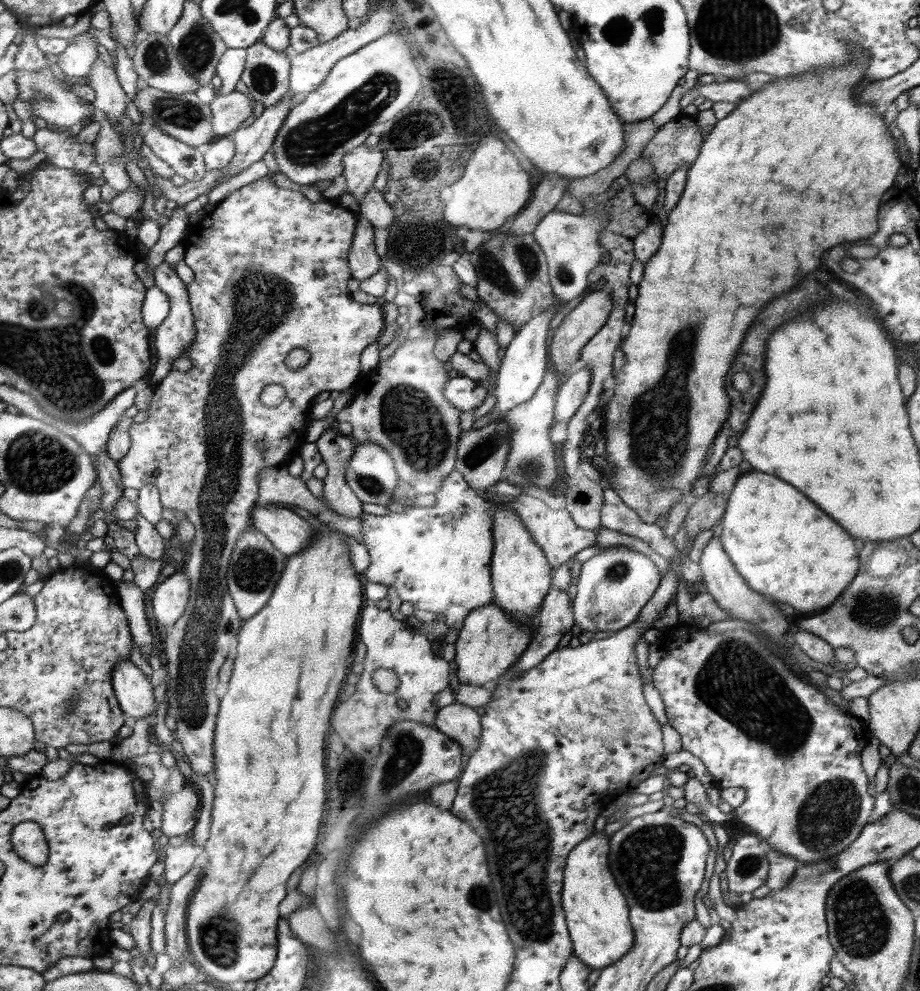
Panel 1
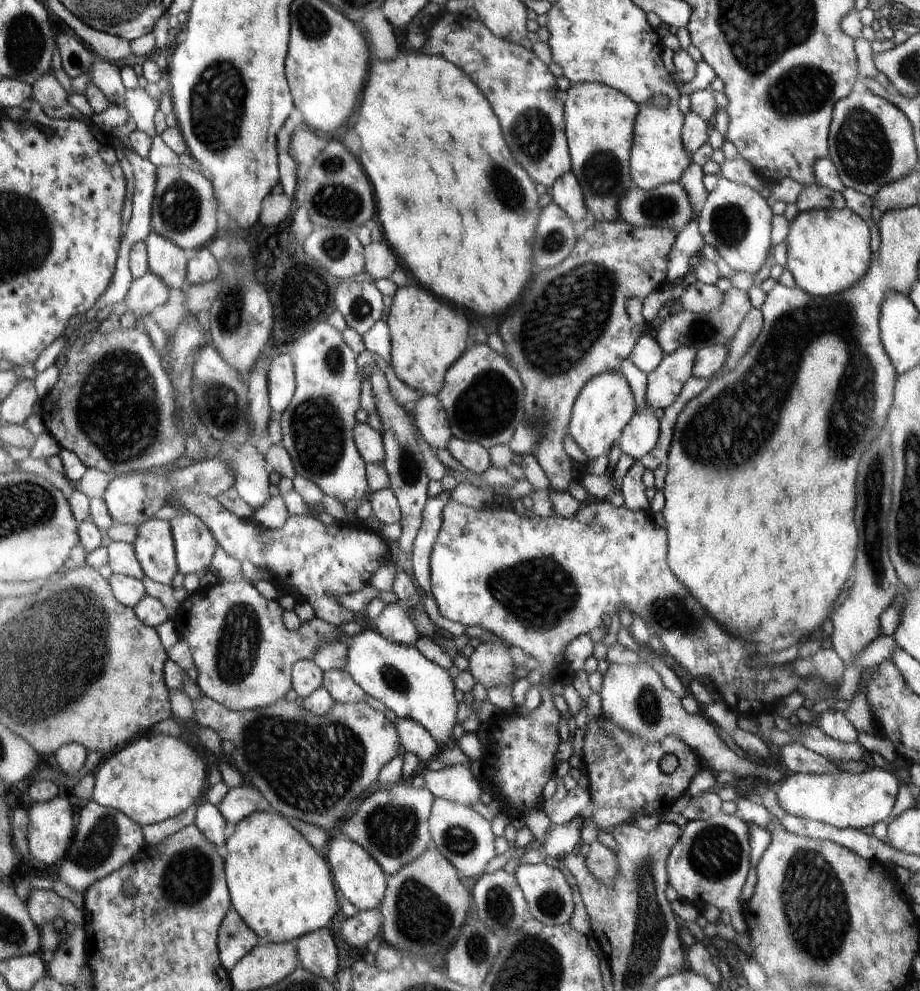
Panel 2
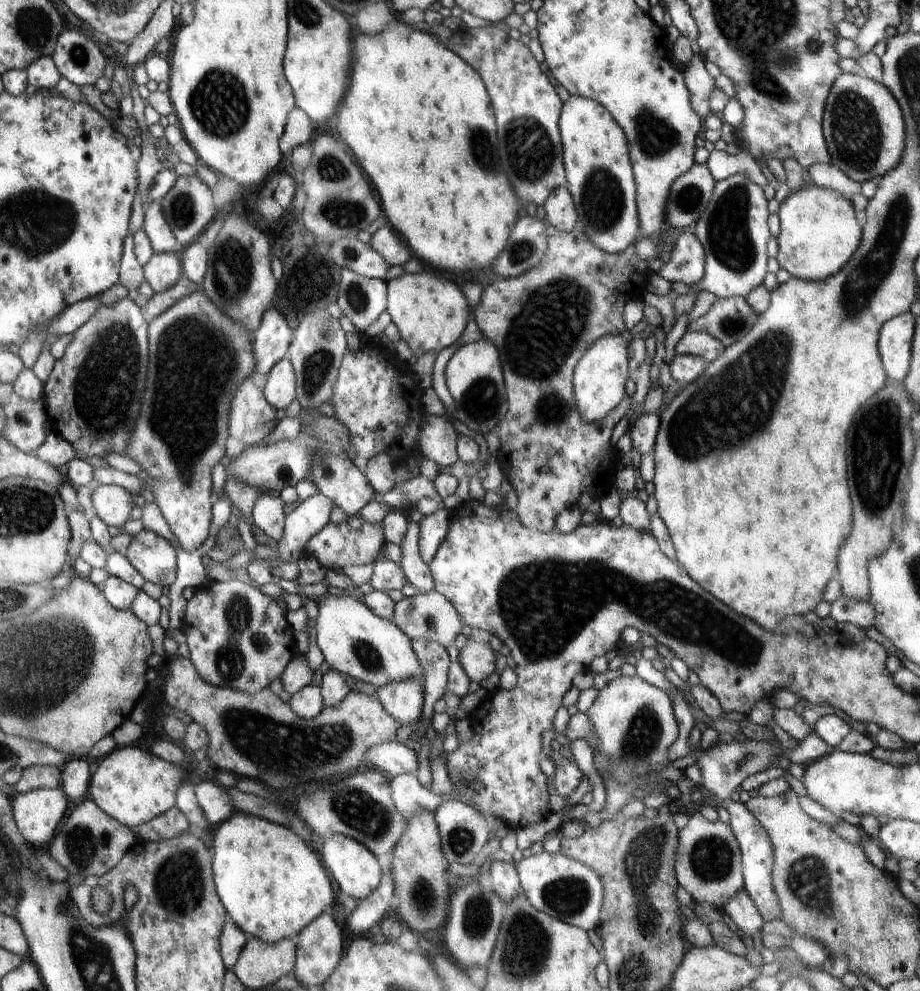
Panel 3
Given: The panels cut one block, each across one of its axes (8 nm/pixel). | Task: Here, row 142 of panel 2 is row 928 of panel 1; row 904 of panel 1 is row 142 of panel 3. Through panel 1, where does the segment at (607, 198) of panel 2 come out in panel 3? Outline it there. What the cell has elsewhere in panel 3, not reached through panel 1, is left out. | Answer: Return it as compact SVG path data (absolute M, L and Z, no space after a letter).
M574 95L563 102L559 131L566 186L578 215L578 227L600 250L610 254L621 253L641 236L636 183L624 131L596 99Z

